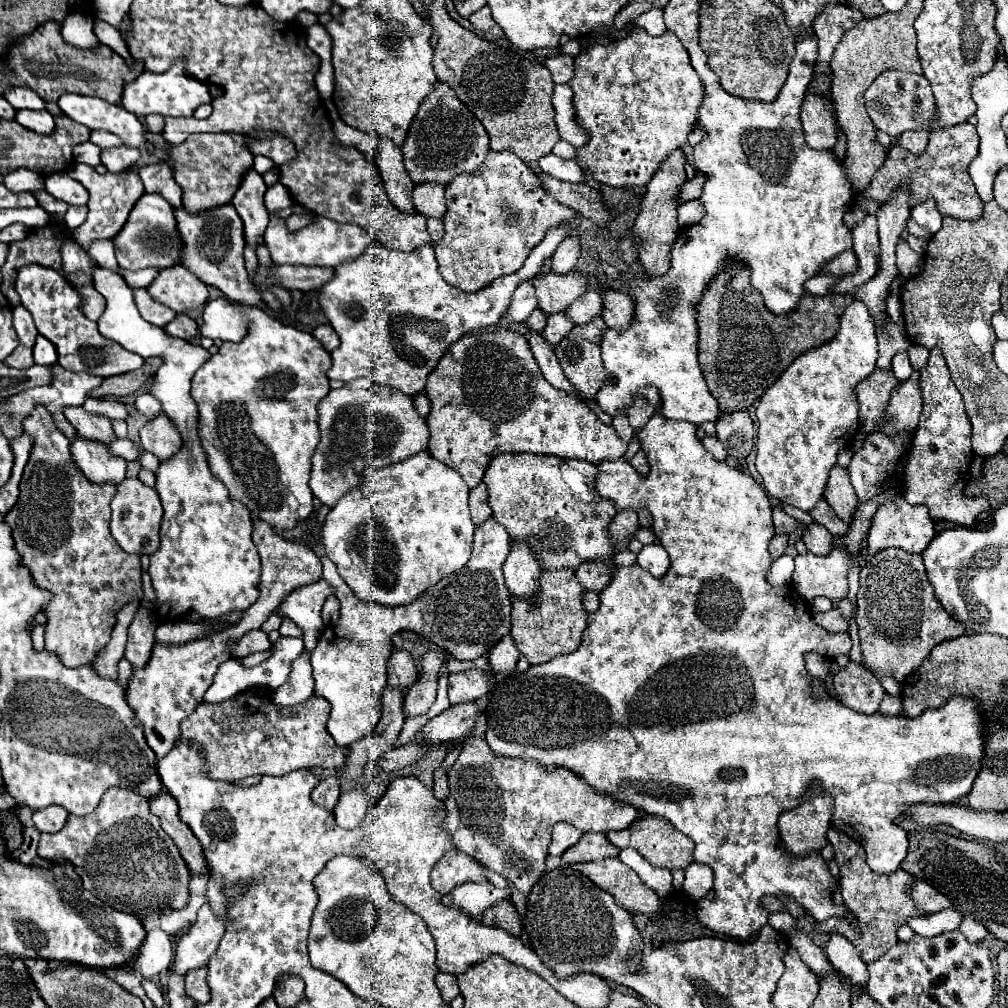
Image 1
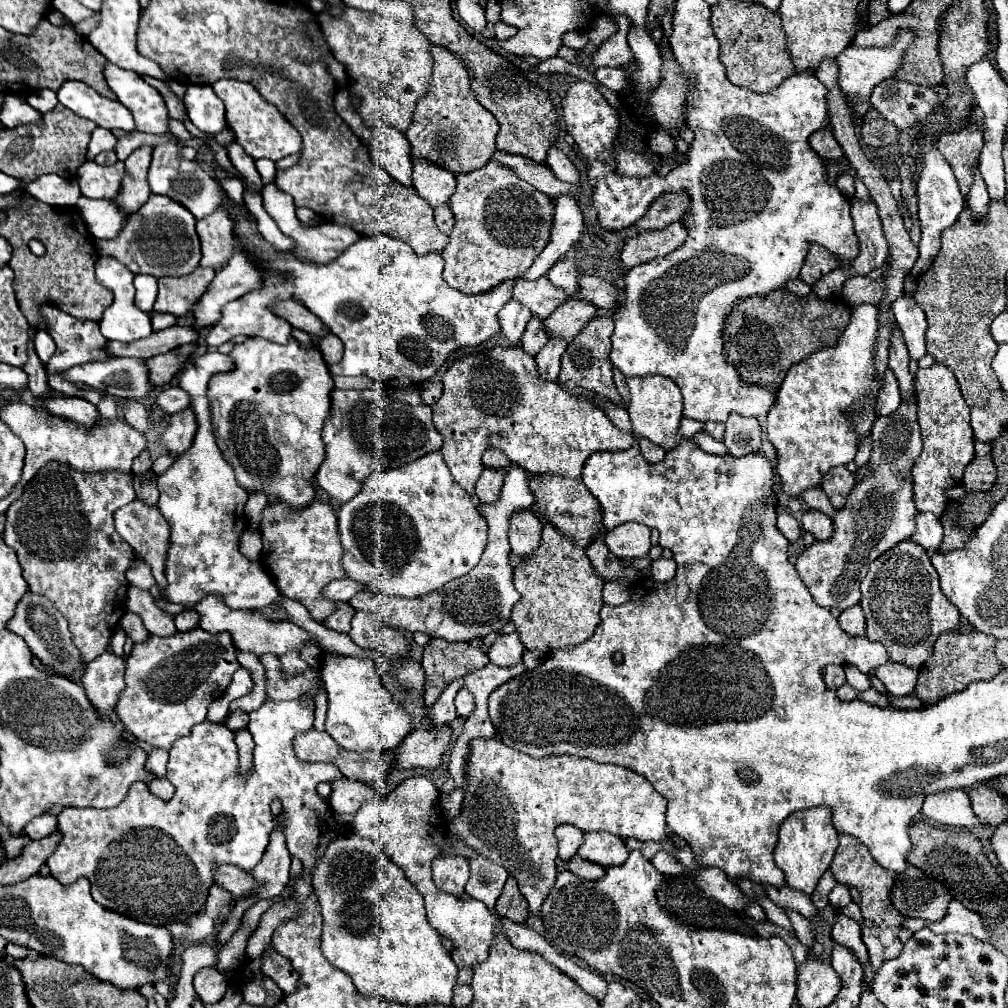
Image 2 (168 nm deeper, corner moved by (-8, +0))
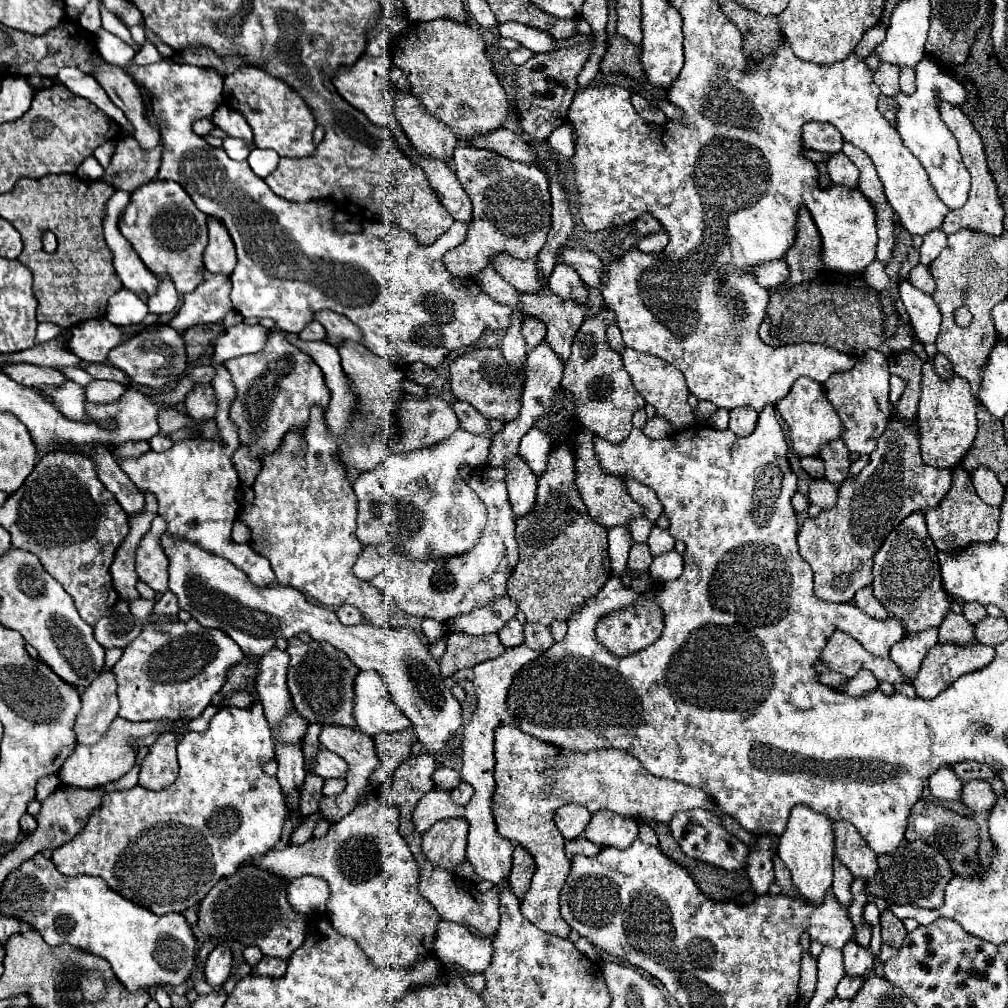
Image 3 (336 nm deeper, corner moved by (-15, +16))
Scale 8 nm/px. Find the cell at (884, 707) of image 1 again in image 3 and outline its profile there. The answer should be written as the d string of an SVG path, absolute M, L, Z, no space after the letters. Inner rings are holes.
M937 644L925 656L917 678L911 682L919 698L935 698L959 676L987 666L995 658L993 646Z

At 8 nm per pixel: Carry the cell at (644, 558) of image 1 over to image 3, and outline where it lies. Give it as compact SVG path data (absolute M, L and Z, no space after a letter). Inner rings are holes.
M675 550L671 552L665 552L657 558L653 558L653 564L649 568L651 576L659 582L669 582L669 580L675 580L683 574L683 556Z

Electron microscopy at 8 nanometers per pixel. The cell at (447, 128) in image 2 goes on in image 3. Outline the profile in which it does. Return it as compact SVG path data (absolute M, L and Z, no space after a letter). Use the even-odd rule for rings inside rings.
M449 18L411 24L405 38L393 52L393 64L407 74L411 82L411 92L421 100L421 106L431 116L441 120L457 136L459 142L471 142L471 138L485 136L505 124L511 104L499 78L493 74L493 66L489 56L485 54L485 42L479 30L473 30L471 26L461 26Z

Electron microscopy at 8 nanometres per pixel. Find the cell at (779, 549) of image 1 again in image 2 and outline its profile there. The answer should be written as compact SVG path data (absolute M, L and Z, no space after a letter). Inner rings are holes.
M786 512L778 514L778 528L790 542L796 542L800 538L800 524L796 522L794 516L790 516Z

